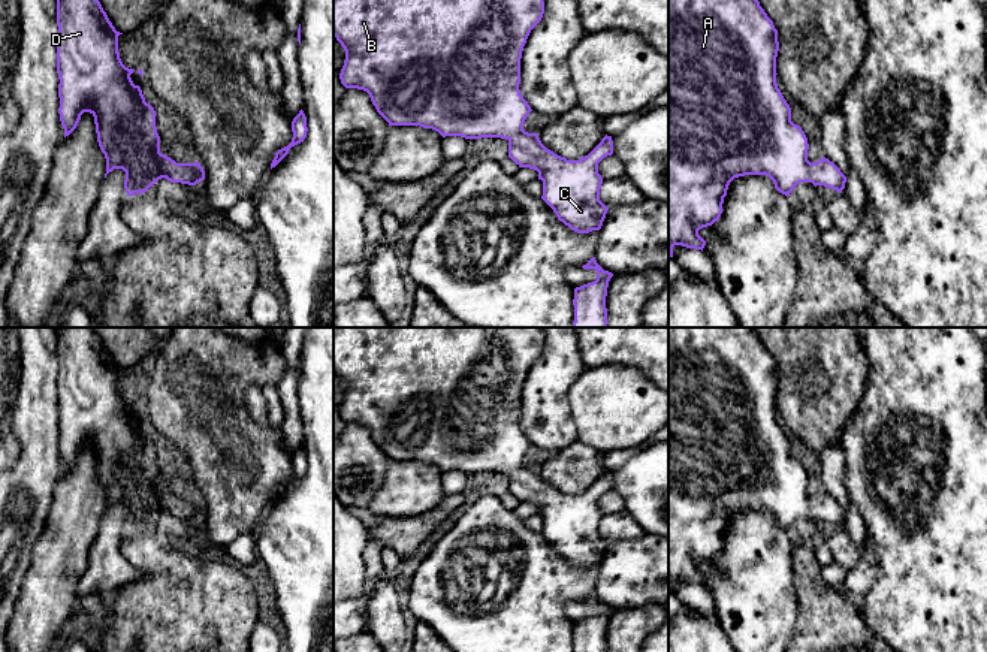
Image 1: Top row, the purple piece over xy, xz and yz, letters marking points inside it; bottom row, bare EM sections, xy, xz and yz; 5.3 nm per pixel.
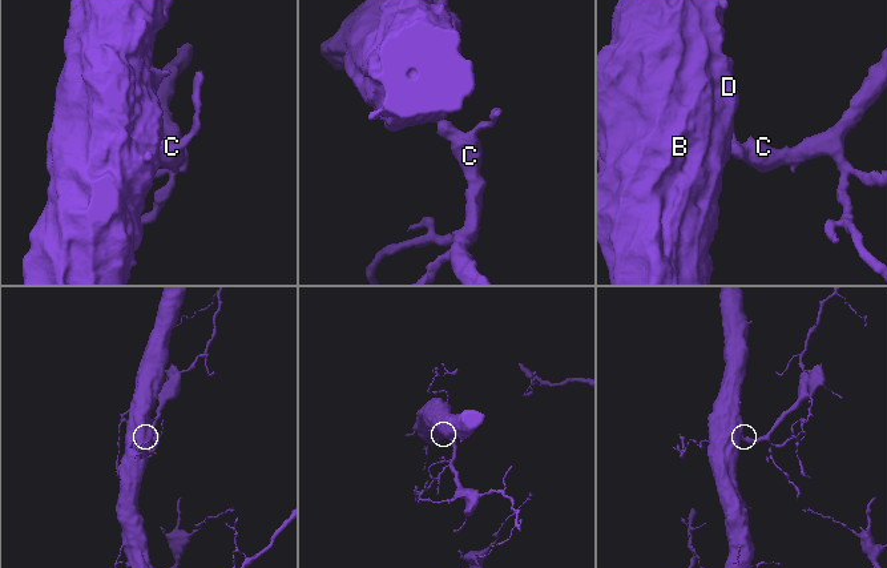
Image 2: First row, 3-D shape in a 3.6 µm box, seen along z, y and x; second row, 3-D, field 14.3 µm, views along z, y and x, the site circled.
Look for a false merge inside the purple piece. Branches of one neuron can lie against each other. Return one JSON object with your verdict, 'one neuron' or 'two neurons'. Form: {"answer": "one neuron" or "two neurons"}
{"answer": "one neuron"}

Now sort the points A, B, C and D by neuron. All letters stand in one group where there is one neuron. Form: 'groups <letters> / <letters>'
groups A B C D

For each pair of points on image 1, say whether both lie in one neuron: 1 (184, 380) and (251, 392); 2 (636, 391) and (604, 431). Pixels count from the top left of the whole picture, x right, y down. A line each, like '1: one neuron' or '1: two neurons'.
1: two neurons
2: one neuron

